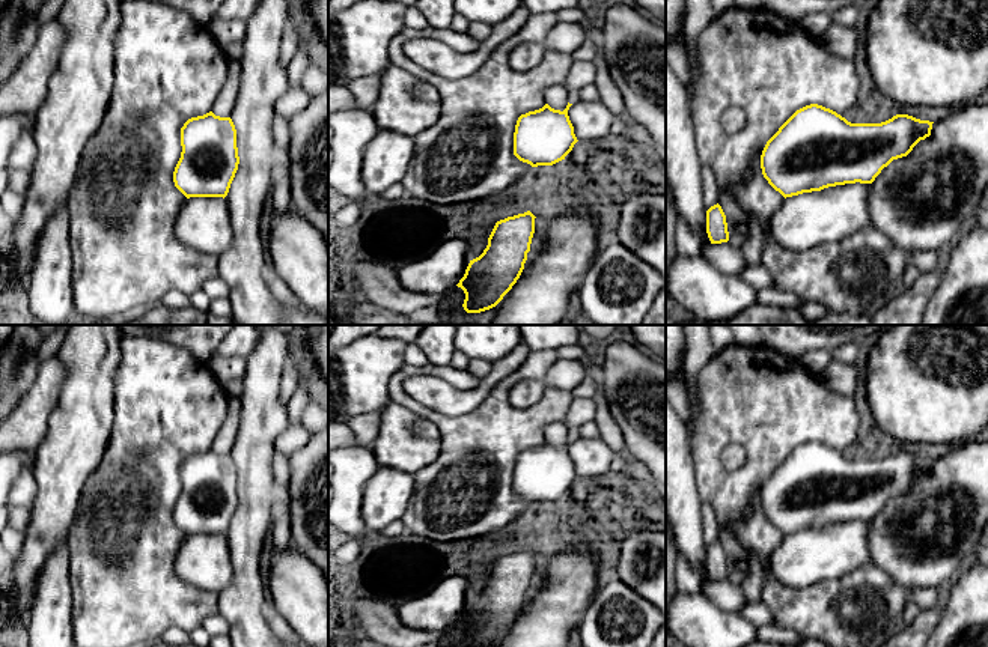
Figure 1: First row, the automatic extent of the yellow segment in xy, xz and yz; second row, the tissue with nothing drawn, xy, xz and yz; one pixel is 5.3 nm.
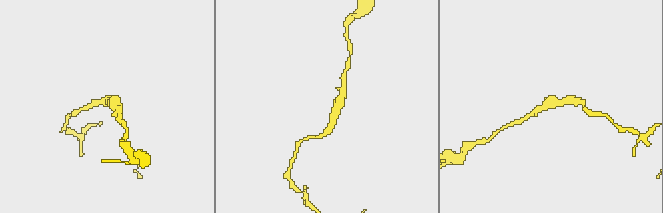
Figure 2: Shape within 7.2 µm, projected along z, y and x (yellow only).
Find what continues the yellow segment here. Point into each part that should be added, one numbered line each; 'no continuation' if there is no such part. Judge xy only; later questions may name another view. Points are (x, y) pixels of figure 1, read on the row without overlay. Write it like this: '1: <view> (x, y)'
no continuation

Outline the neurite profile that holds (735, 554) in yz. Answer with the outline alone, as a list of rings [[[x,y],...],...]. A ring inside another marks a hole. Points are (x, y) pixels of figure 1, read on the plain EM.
[[[732,524],[718,527],[718,542],[726,552],[729,579],[741,584],[747,575],[747,552],[739,545]]]

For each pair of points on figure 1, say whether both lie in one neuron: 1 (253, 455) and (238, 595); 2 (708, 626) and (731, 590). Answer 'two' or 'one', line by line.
1: one
2: two

